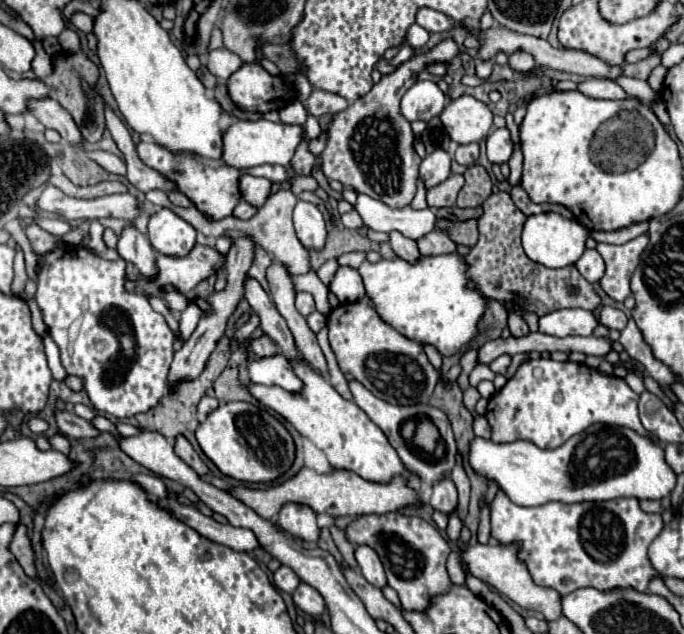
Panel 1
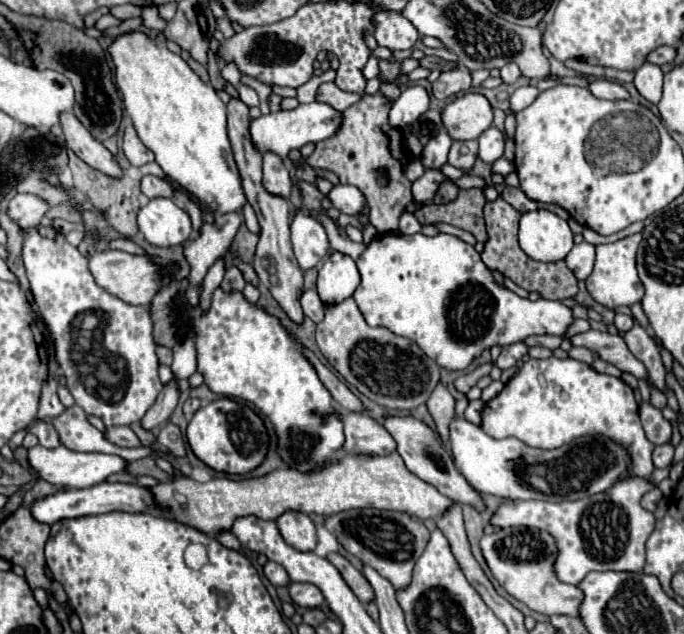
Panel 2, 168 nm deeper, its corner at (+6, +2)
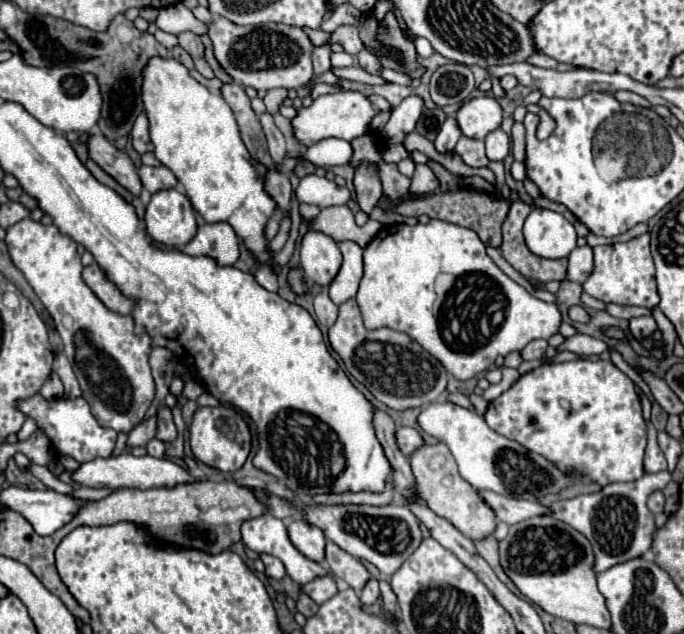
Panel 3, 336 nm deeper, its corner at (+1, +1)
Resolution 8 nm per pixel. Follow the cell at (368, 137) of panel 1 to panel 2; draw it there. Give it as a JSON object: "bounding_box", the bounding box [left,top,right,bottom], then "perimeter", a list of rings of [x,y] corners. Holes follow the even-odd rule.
{"bounding_box":[297,93,413,233],"perimeter":[[[381,93],[365,95],[359,103],[343,111],[345,121],[335,137],[321,141],[313,155],[305,161],[297,161],[297,165],[307,163],[313,169],[333,171],[341,183],[355,185],[363,193],[369,207],[369,221],[379,233],[399,233],[399,217],[413,203],[411,181],[403,175],[405,151],[401,143],[401,131],[389,125],[389,107],[389,99]]]}

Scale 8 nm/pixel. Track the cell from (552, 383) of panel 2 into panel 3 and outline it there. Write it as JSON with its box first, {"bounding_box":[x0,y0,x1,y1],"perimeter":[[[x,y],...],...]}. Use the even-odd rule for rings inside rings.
{"bounding_box":[486,360,646,486],"perimeter":[[[574,360],[550,362],[520,376],[510,390],[490,402],[486,424],[520,442],[530,452],[560,464],[564,470],[580,470],[600,486],[638,480],[644,474],[646,422],[634,382],[612,362]]]}

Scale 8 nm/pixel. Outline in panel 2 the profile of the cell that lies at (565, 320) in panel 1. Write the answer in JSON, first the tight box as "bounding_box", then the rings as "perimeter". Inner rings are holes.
{"bounding_box":[353,235,573,371],"perimeter":[[[375,235],[371,245],[367,245],[367,249],[357,259],[357,269],[361,273],[361,285],[355,289],[353,299],[365,321],[371,327],[381,325],[395,335],[415,341],[427,357],[435,359],[439,367],[449,371],[467,369],[483,353],[483,349],[491,349],[493,345],[513,345],[525,341],[531,335],[563,335],[573,323],[571,309],[561,301],[523,299],[507,287],[499,285],[487,265],[481,261],[481,255],[475,251],[475,247],[455,235]]]}

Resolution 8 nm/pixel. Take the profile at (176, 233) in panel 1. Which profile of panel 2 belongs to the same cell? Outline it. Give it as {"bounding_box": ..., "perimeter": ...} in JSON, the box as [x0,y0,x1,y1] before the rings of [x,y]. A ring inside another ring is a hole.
{"bounding_box":[137,199,191,247],"perimeter":[[[151,199],[141,207],[137,223],[143,237],[157,247],[181,245],[191,237],[191,219],[173,203],[173,199]]]}

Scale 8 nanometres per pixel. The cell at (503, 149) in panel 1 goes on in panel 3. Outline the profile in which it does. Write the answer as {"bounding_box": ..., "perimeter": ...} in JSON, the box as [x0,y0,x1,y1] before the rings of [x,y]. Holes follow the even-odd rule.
{"bounding_box":[486,130,510,160],"perimeter":[[[494,130],[486,136],[486,156],[488,160],[504,160],[510,152],[510,138],[504,130]]]}

